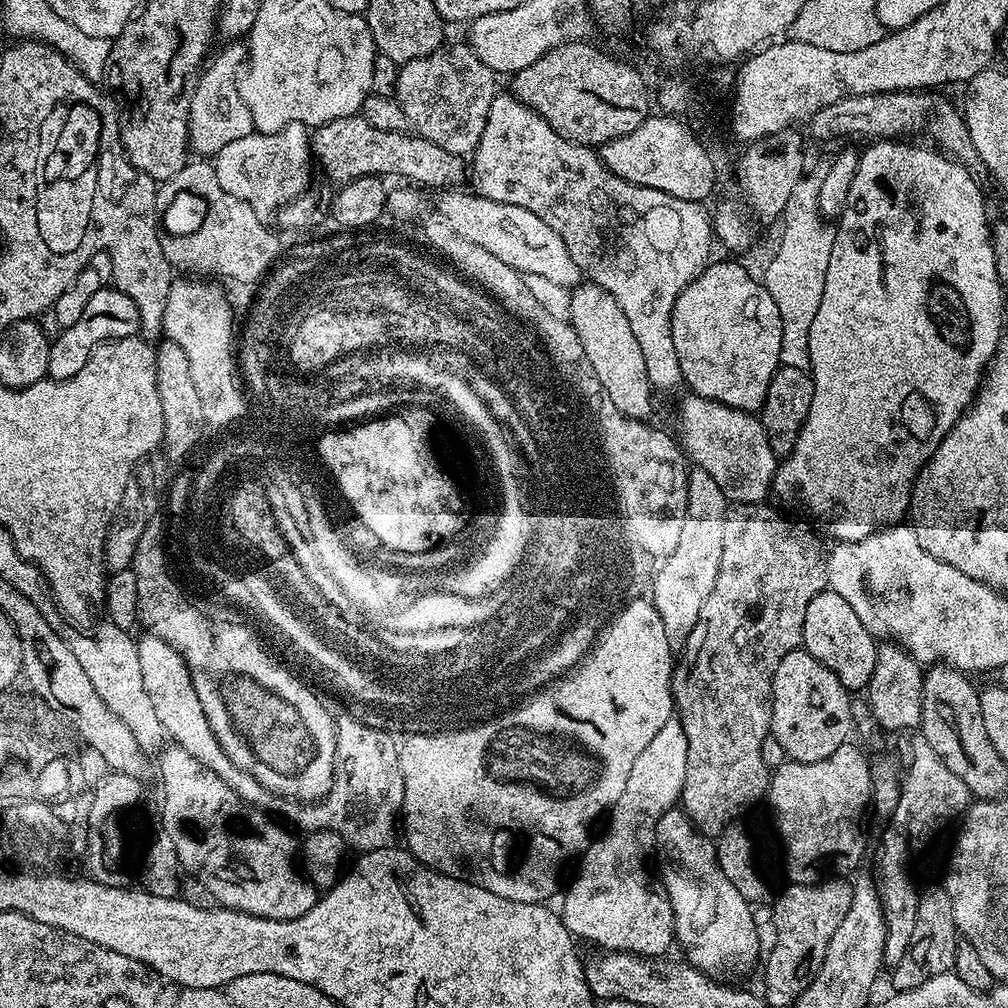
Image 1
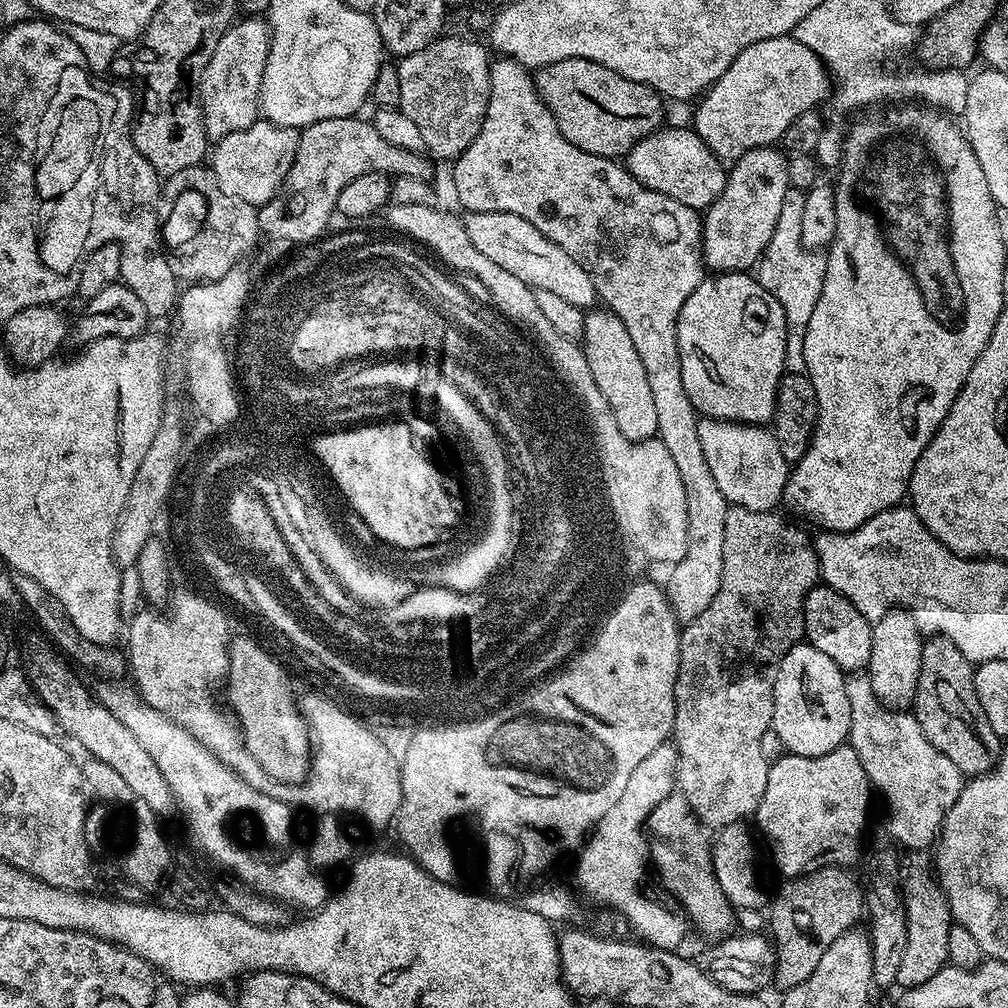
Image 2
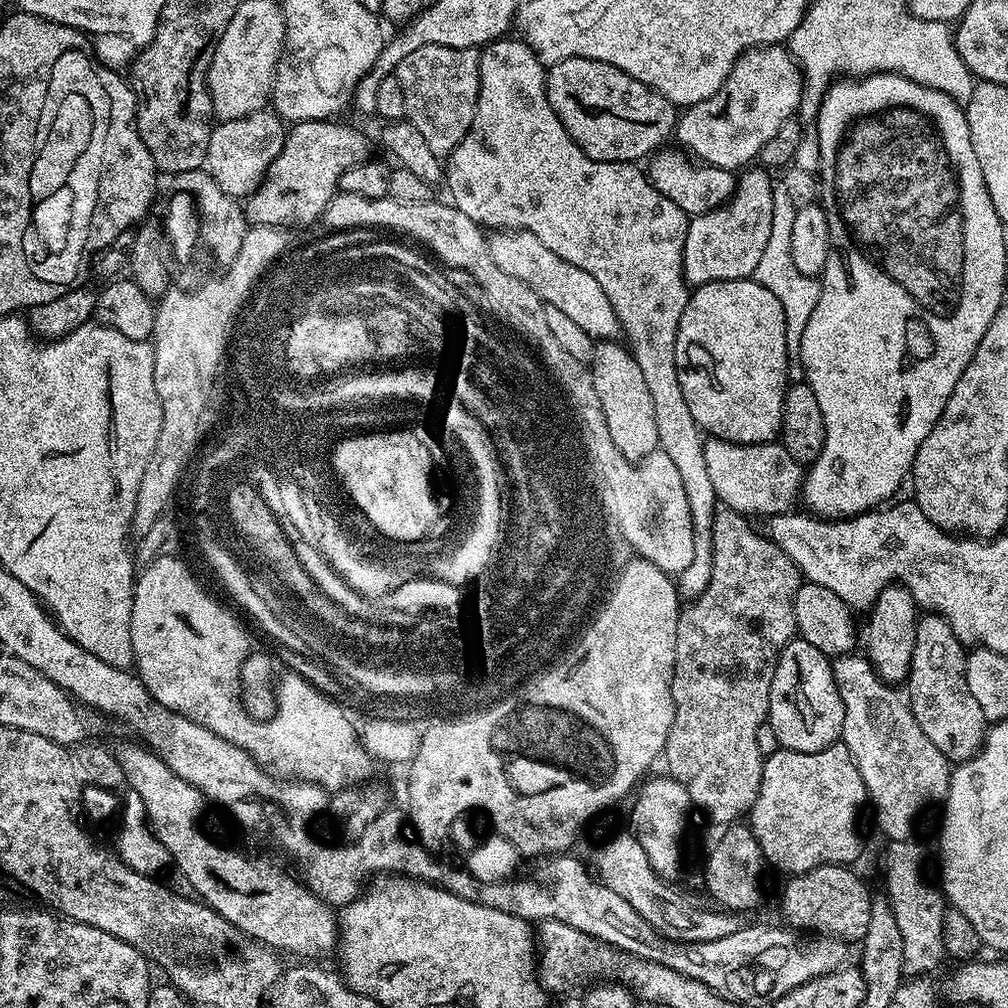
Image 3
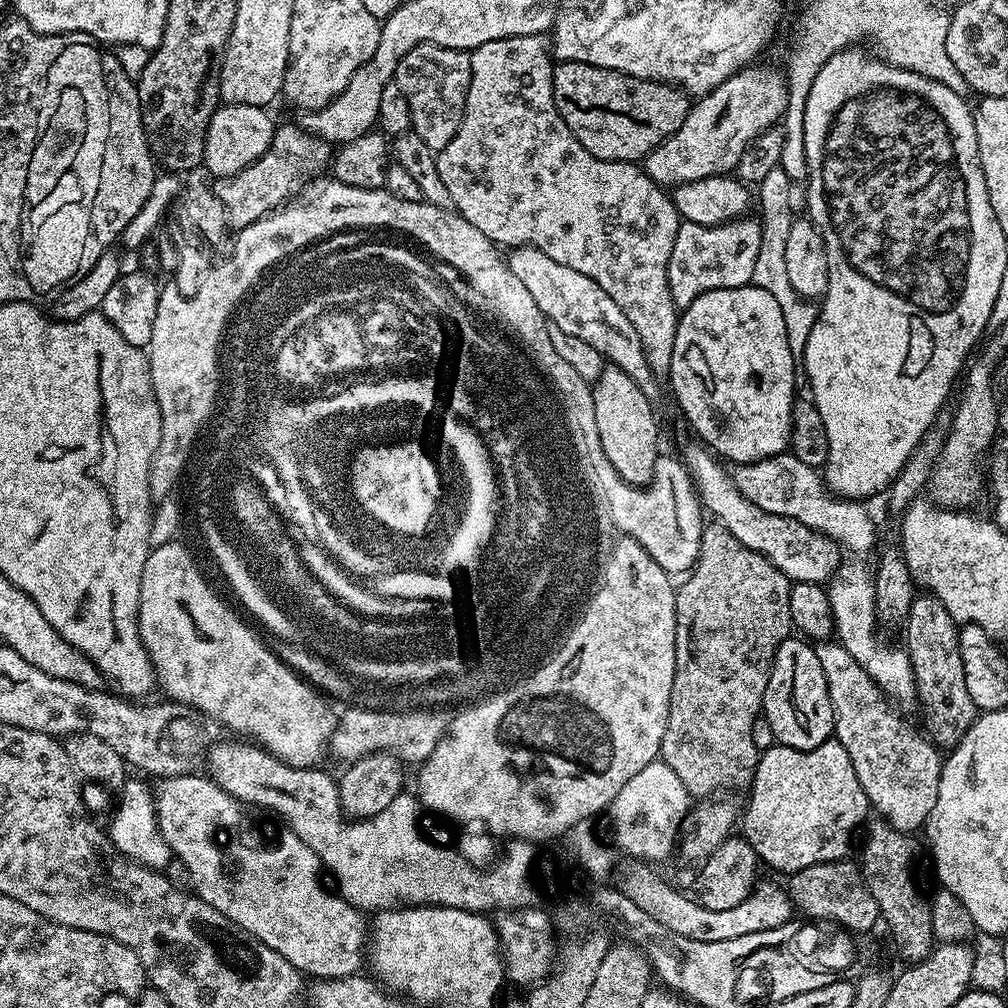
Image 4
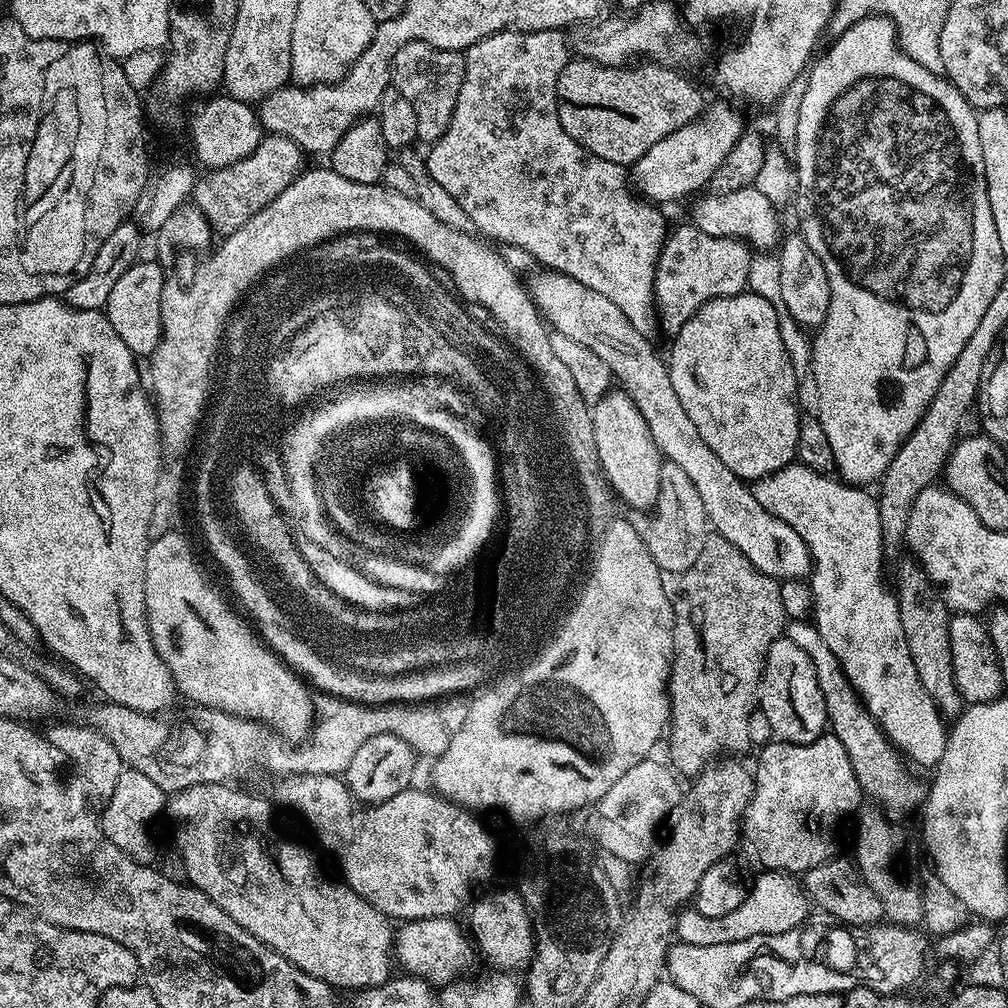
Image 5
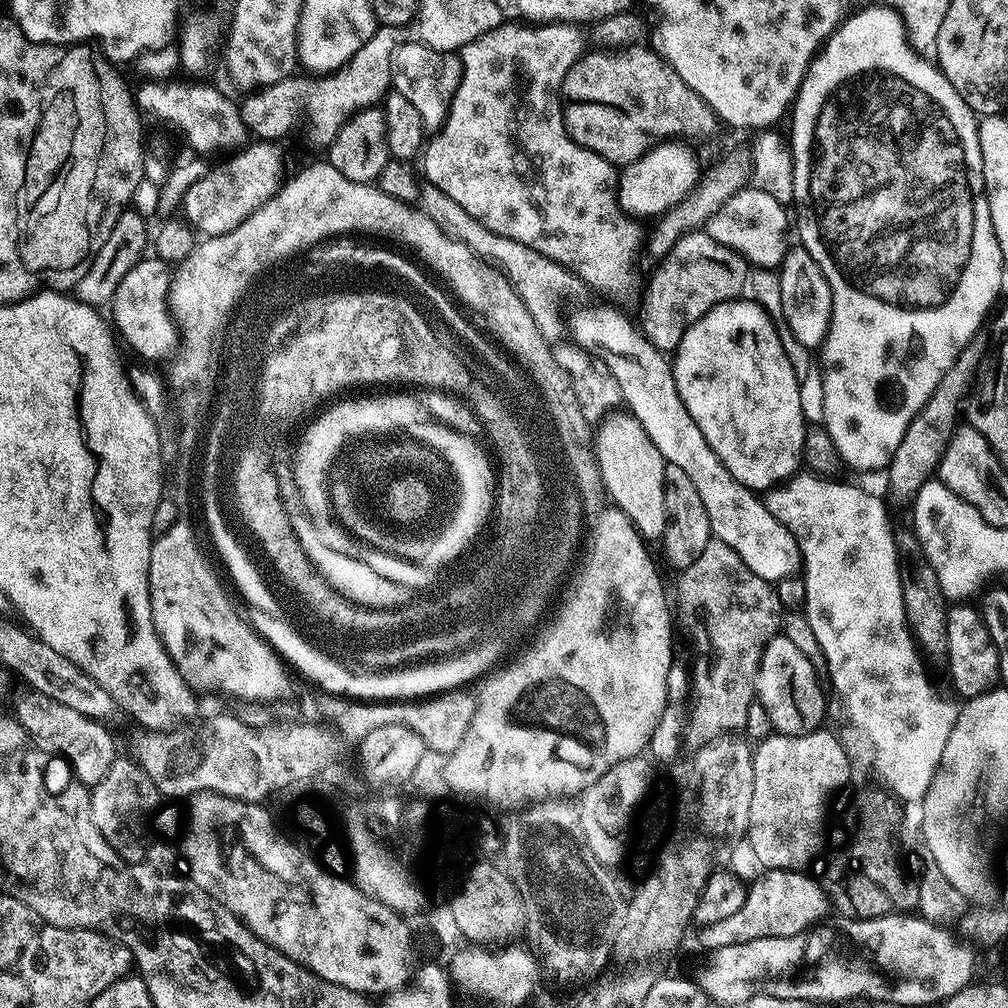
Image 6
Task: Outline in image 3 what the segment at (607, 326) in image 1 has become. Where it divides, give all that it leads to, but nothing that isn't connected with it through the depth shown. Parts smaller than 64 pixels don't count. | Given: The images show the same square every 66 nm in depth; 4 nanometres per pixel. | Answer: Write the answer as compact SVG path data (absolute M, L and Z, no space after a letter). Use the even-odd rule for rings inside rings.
M600 342L596 344L596 354L590 361L590 371L598 402L602 402L602 422L614 438L621 457L639 462L658 448L658 425L654 422L654 398L646 390L642 379L642 369L631 351L620 342Z

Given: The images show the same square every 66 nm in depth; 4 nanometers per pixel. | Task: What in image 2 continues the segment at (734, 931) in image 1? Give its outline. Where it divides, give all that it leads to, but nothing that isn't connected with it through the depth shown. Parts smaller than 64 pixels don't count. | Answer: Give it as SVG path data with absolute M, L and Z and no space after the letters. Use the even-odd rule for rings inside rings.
M679 790L667 796L648 816L646 825L650 837L650 860L660 871L660 880L676 895L679 907L693 925L697 924L708 936L728 938L733 935L737 909L733 907L712 870L713 841L709 829L700 823L692 807Z

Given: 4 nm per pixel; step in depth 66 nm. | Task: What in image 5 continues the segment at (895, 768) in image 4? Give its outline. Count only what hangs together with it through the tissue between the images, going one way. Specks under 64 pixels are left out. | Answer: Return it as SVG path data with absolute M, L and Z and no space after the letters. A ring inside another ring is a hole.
M789 619L786 624L786 639L794 642L794 646L802 646L802 650L810 654L810 662L814 662L814 670L818 674L818 682L822 686L826 702L831 735L838 737L842 746L846 746L846 754L854 766L854 774L861 789L867 795L868 792L872 795L869 797L880 802L889 800L892 804L906 803L912 796L912 784L908 781L908 772L904 769L905 761L901 753L889 742L876 721L869 716L867 708L858 699L848 679L844 677L840 663L834 658L834 650L830 650L830 646L822 642L815 623L807 619Z

